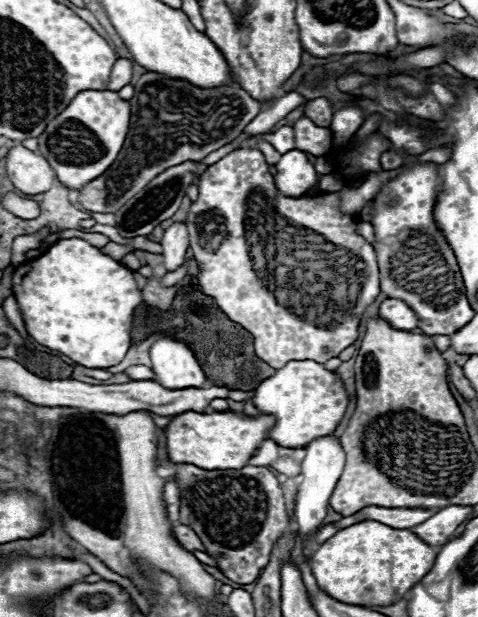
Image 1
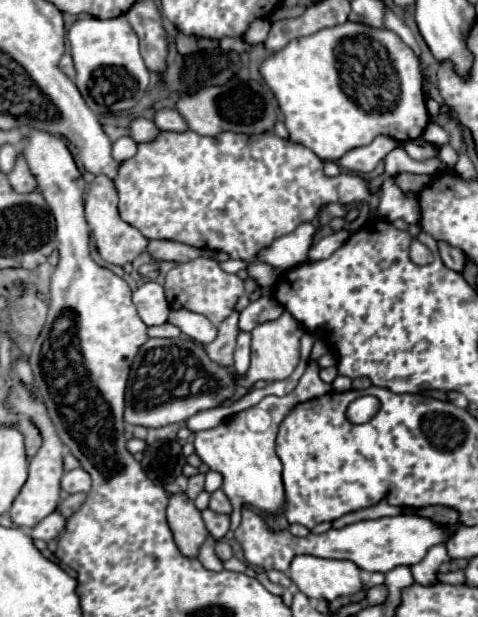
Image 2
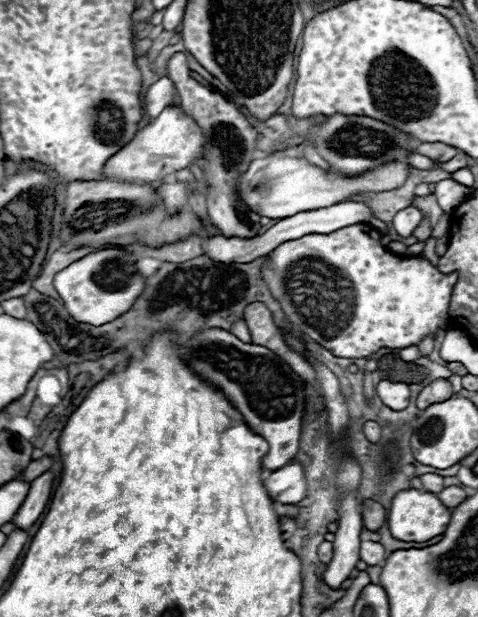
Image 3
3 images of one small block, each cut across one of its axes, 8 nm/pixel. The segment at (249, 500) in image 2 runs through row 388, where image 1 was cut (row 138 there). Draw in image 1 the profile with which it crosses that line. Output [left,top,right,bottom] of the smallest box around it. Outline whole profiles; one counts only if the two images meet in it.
[294,116,332,156]

